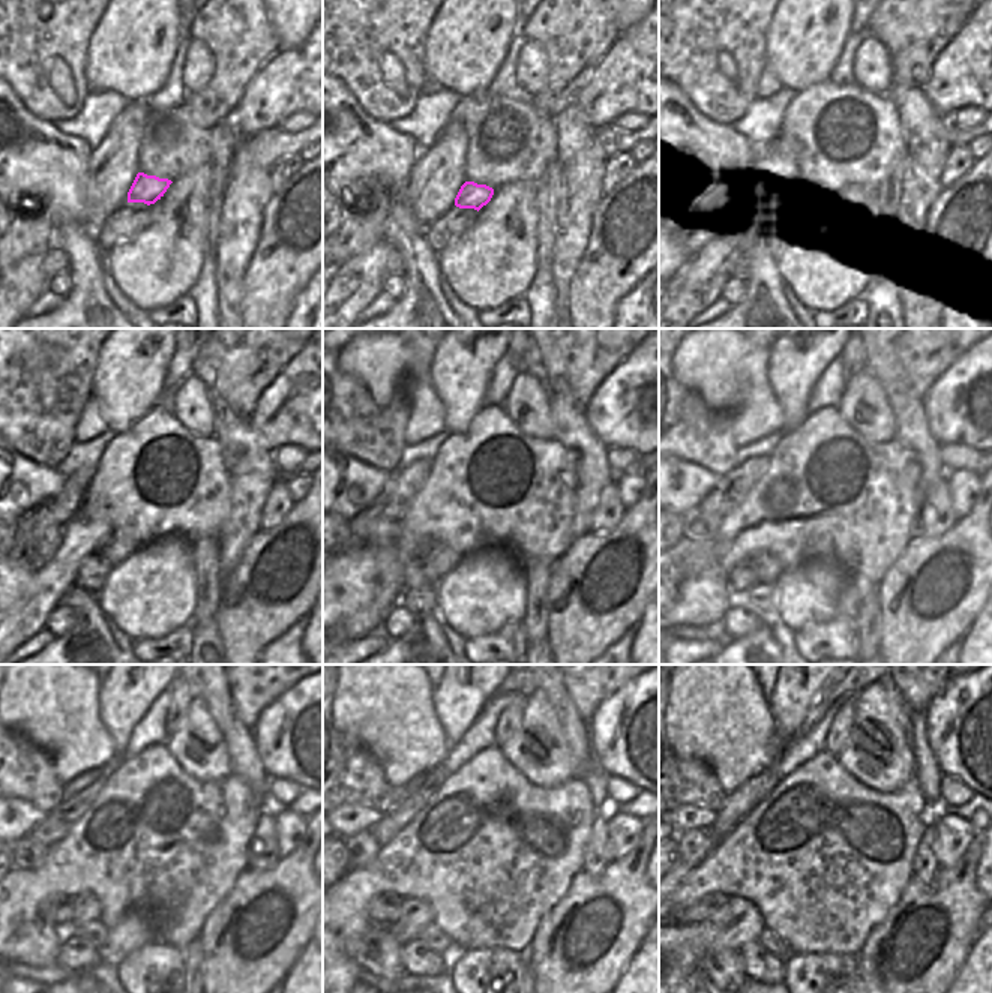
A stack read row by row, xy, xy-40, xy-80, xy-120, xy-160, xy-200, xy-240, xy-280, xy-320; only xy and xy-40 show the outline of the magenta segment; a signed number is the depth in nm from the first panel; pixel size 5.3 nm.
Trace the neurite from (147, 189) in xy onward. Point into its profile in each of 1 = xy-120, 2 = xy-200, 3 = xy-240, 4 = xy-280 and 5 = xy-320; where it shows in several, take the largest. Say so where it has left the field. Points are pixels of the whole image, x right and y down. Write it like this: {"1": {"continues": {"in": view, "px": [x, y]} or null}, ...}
{"1": {"continues": {"in": "xy-120", "px": [120, 546]}}, "2": {"continues": {"in": "xy-200", "px": [767, 569]}}, "3": {"continues": {"in": "xy-240", "px": [86, 908]}}, "4": {"continues": {"in": "xy-280", "px": [414, 915]}}, "5": {"continues": {"in": "xy-320", "px": [739, 923]}}}

